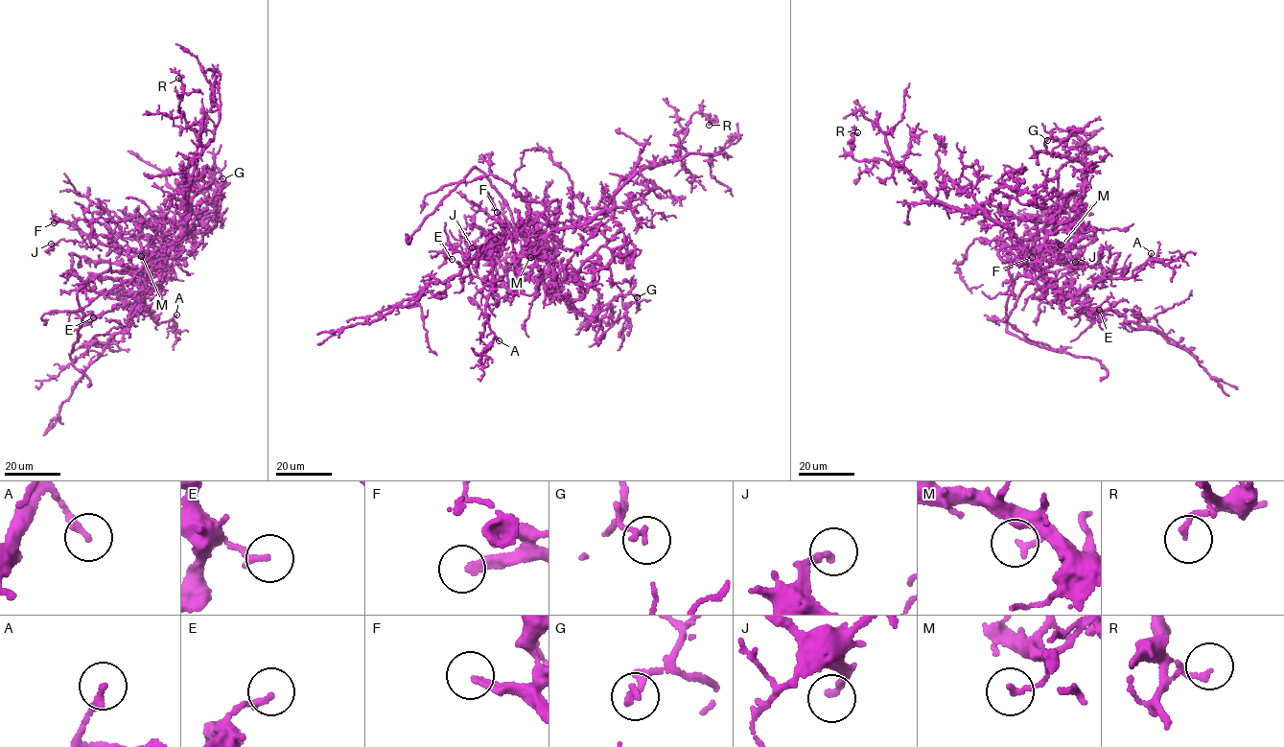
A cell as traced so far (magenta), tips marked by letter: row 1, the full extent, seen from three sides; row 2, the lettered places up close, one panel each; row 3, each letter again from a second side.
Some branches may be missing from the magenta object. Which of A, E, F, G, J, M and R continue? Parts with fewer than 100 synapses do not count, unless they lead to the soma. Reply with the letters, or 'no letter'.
F

